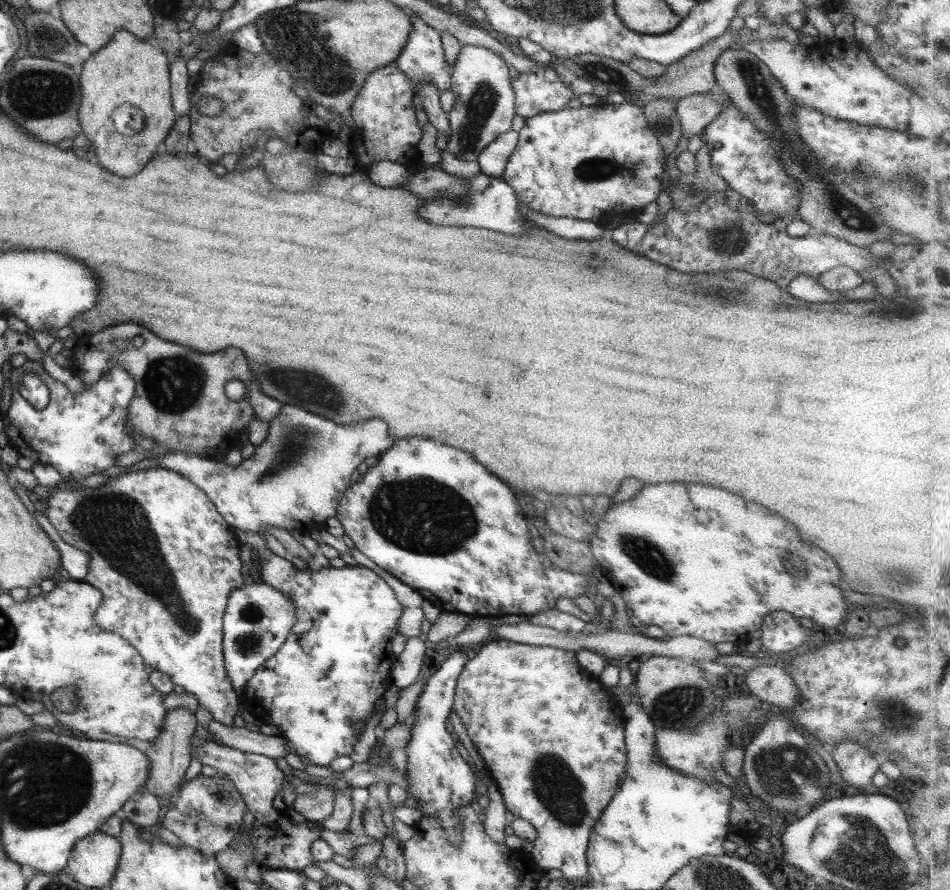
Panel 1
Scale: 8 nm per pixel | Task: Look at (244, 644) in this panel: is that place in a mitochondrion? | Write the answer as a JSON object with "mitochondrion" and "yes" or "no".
{"mitochondrion":"yes"}

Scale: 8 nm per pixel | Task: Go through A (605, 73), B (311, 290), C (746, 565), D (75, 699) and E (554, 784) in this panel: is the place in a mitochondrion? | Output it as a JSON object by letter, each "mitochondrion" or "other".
{"A":"mitochondrion","B":"other","C":"other","D":"other","E":"mitochondrion"}

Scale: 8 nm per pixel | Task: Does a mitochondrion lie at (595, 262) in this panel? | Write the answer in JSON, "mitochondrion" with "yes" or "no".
{"mitochondrion":"yes"}

